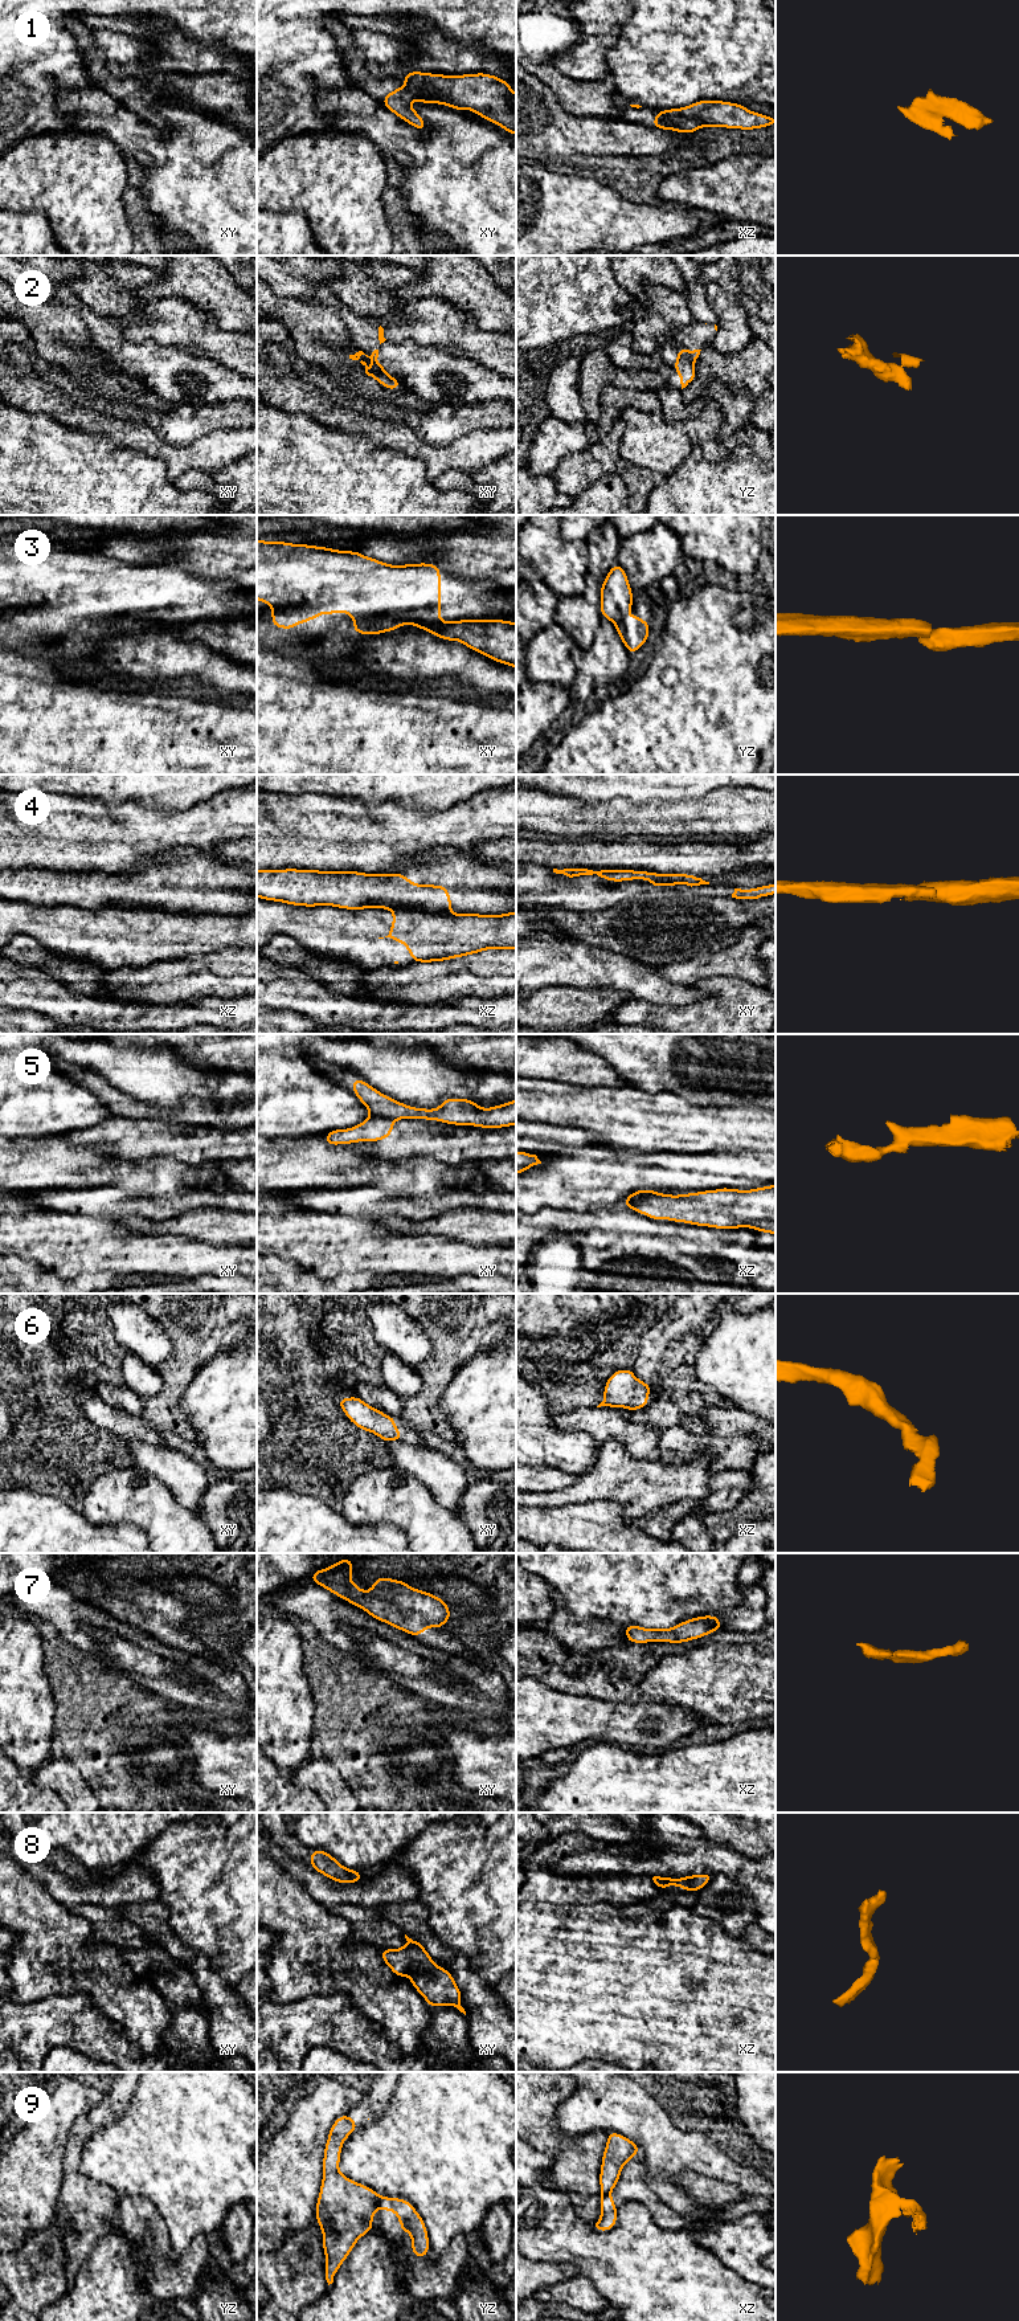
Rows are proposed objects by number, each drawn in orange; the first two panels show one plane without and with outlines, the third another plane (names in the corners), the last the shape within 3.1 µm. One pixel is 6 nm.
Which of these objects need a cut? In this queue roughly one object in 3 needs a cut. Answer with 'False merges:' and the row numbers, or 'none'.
False merges: 1, 2, 3, 4, 5, 9

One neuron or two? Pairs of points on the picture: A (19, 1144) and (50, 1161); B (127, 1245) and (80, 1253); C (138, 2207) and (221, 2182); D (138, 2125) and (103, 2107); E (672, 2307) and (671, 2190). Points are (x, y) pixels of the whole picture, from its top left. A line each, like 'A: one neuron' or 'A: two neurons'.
A: one neuron
B: one neuron
C: two neurons
D: two neurons
E: two neurons

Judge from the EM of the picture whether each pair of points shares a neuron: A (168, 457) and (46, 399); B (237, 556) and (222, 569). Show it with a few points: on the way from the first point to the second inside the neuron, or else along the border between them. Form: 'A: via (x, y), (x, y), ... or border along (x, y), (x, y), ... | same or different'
A: via (138, 438), (114, 437), (101, 424), (77, 416) | same
B: via (233, 559), (226, 566) | same

